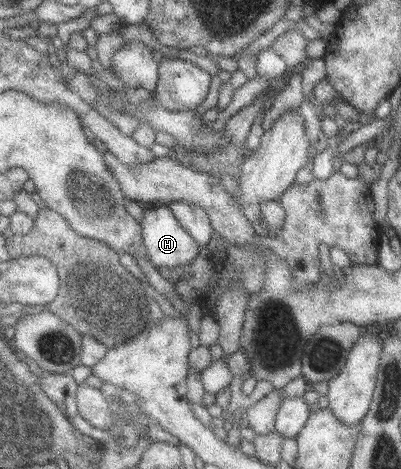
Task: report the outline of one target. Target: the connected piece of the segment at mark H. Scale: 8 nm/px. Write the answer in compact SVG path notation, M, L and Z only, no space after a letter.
M166 204L145 210L141 225L147 258L158 268L188 265L200 254L200 243Z

